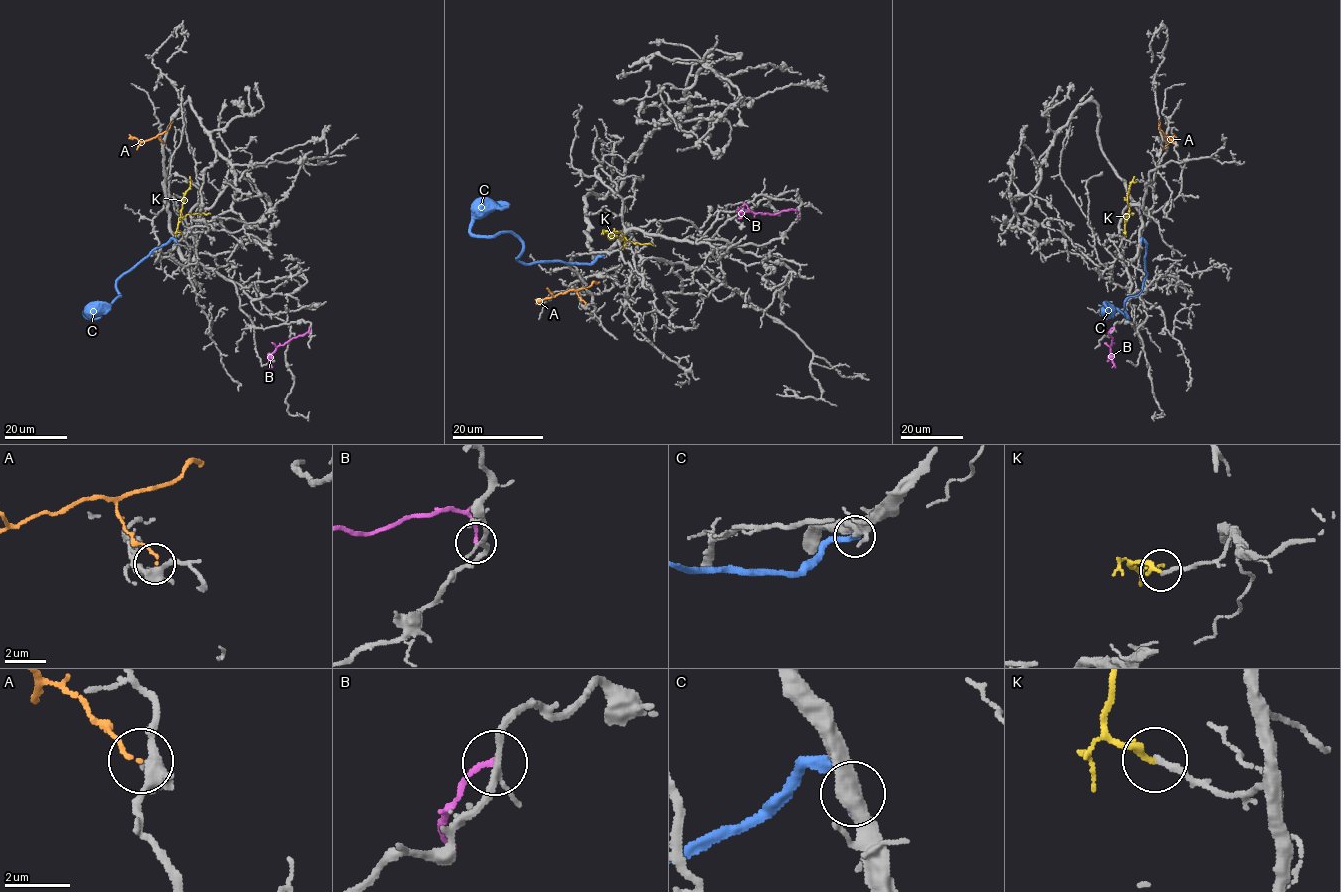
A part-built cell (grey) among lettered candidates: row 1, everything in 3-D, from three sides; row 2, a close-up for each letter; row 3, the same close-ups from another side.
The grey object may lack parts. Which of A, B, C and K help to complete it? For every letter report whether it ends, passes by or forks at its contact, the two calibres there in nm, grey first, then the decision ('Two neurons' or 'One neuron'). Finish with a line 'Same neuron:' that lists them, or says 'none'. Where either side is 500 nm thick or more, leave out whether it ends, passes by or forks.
A: It ends there. Thickness 400 nm (grey) against 110 nm. One neuron
B: It ends there. Thickness 160 nm (grey) against 170 nm. Two neurons
C: Thickness 500 nm (grey) against 360 nm. One neuron
K: It ends there. Thickness 200 nm (grey) against 240 nm. One neuron
Same neuron: A, C, K

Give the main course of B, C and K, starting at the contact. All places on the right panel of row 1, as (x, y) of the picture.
B: (1113, 327), (1109, 332), (1112, 338), (1110, 358), (1115, 367)
C: (1141, 241), (1142, 239), (1146, 243), (1146, 277), (1142, 289), (1125, 301), (1127, 319), (1104, 304)
K: (1125, 233), (1129, 208), (1127, 195), (1135, 176)

